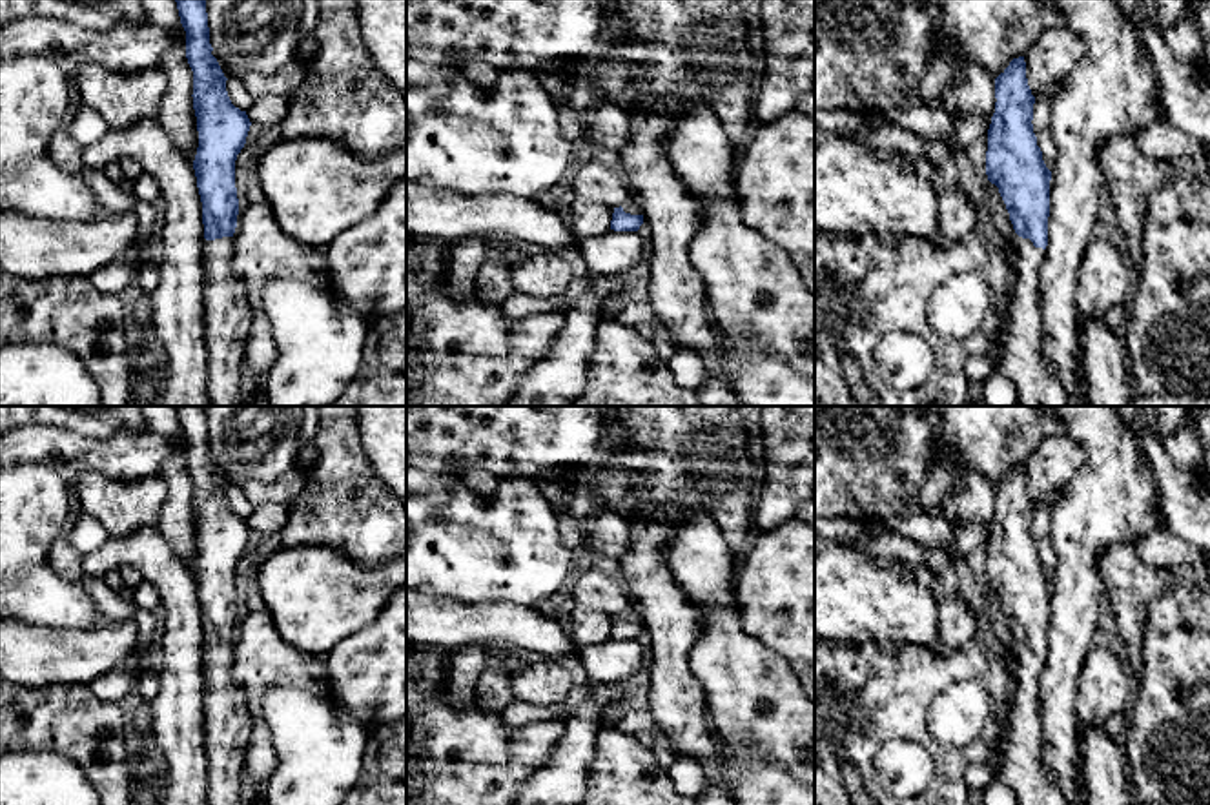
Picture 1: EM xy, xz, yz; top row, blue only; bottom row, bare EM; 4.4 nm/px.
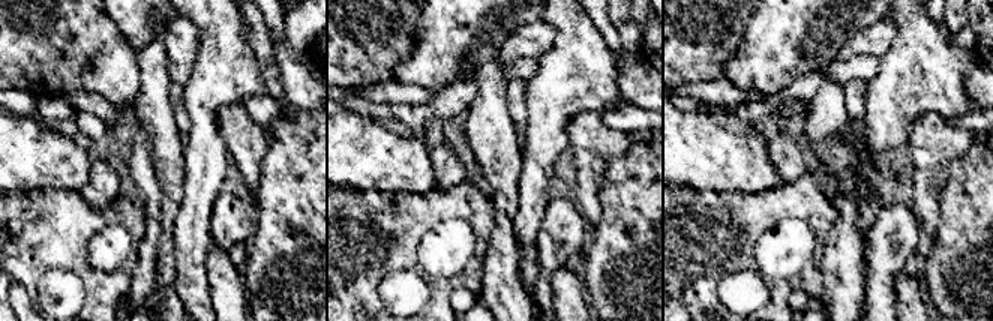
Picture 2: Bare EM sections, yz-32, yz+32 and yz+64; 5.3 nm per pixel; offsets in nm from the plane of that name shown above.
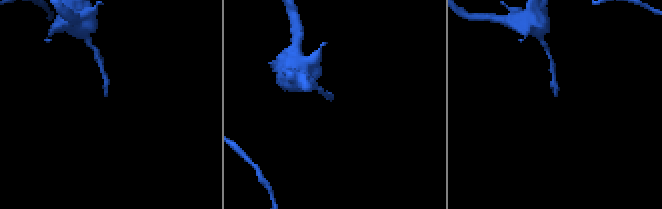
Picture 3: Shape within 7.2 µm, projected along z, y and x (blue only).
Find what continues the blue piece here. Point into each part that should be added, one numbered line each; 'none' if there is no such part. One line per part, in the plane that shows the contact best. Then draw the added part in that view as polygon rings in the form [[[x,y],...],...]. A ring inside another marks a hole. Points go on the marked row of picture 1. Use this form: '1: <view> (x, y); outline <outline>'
1: yz (1025, 363); outline [[[1019,237],[1017,284],[1010,306],[1006,352],[999,373],[1017,388],[1017,406],[1068,406],[1061,379],[1044,352],[1039,270],[1046,250]]]

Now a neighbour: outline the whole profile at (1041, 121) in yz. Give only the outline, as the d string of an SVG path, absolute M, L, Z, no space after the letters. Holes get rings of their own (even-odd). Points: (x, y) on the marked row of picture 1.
M1035 100L1031 124L1037 137L1037 146L1042 151L1042 160L1046 168L1051 169L1057 160L1055 138L1051 133L1051 102Z

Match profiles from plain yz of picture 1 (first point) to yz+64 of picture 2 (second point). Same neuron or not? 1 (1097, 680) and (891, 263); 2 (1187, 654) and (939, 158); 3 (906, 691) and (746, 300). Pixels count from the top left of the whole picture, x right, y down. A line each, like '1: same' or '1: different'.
1: same
2: different
3: different

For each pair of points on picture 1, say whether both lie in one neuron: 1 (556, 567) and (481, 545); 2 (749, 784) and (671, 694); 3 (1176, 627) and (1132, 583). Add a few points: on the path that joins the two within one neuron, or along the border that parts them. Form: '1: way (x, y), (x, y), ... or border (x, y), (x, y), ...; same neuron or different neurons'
1: way (538, 565), (523, 561), (509, 549), (500, 549); same neuron
2: border (720, 743), (718, 756), (707, 767); different neurons
3: border (1165, 569), (1170, 587), (1148, 605), (1141, 641); different neurons

